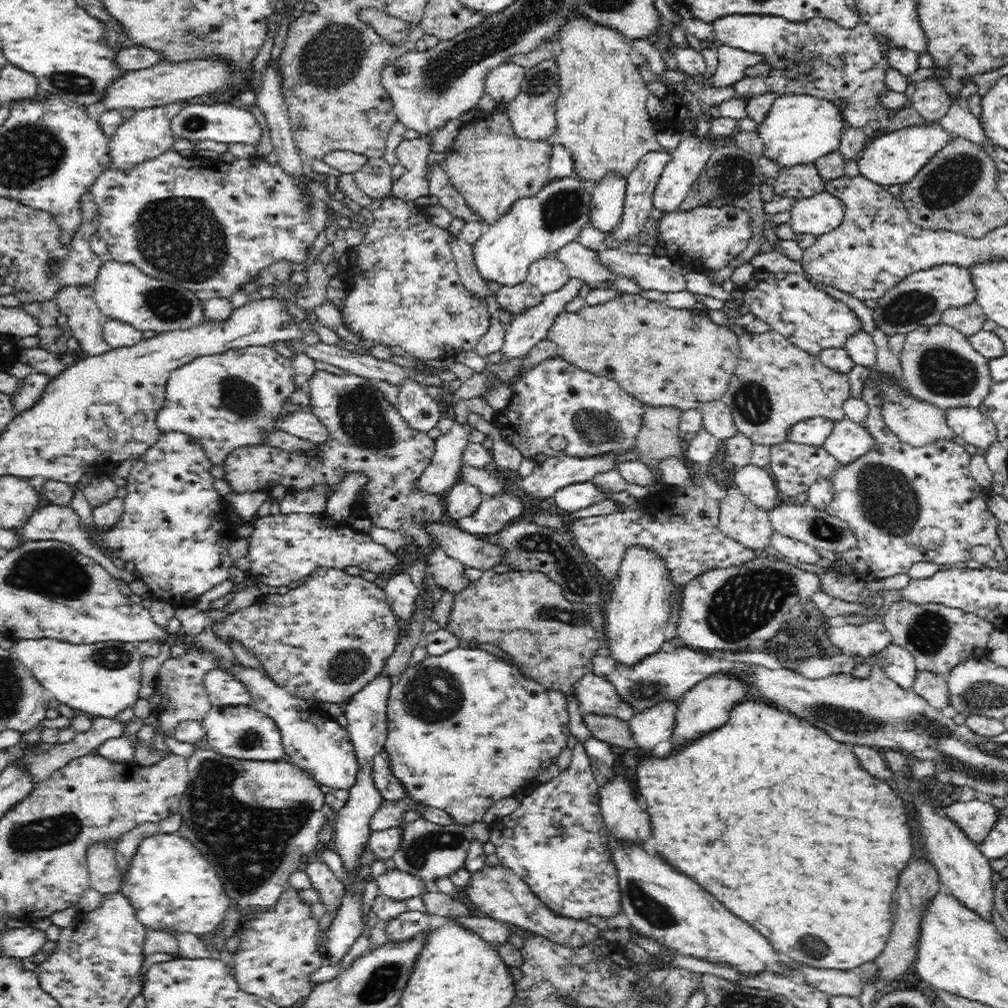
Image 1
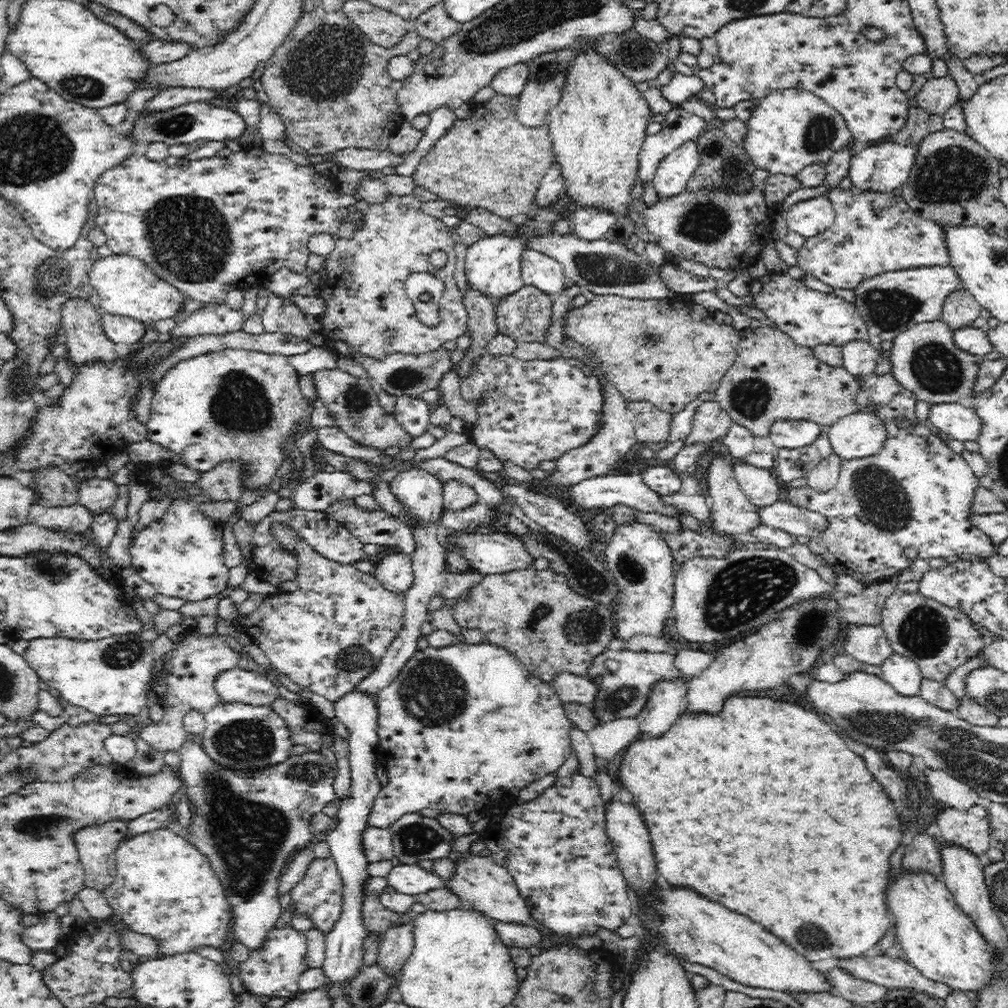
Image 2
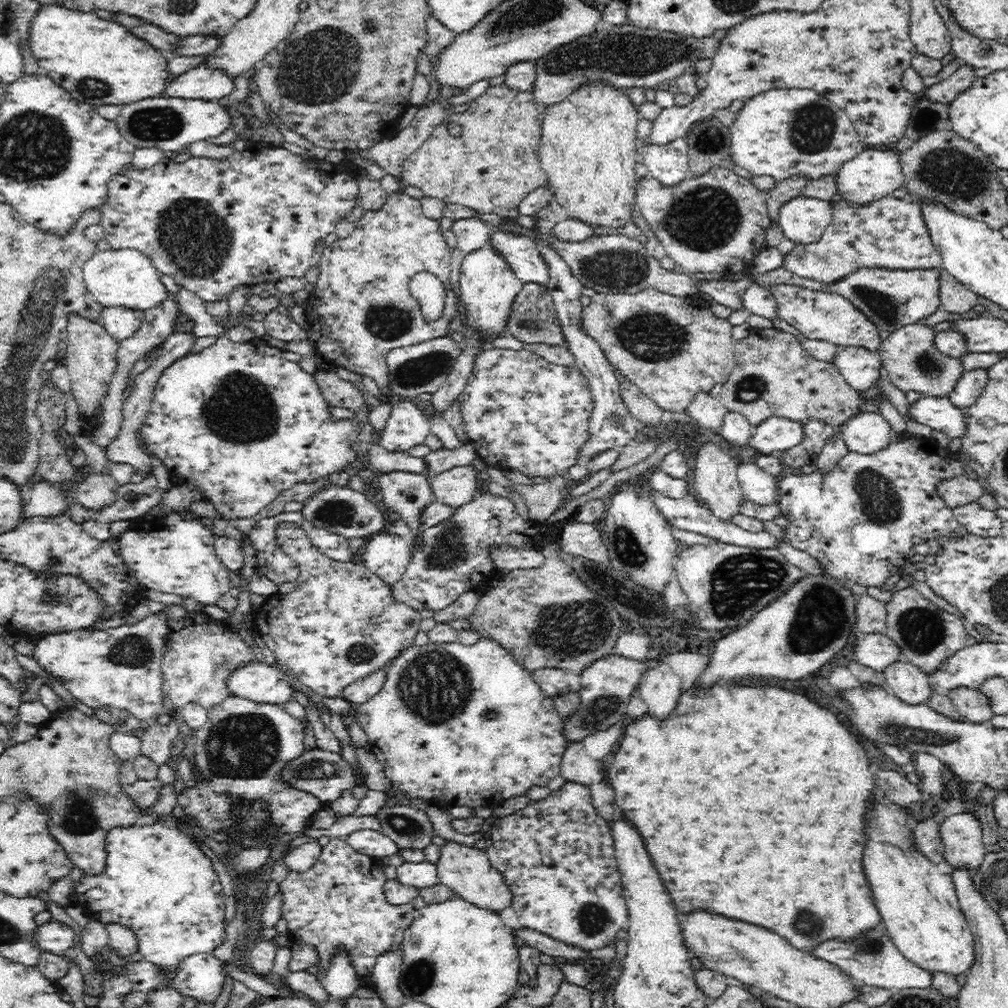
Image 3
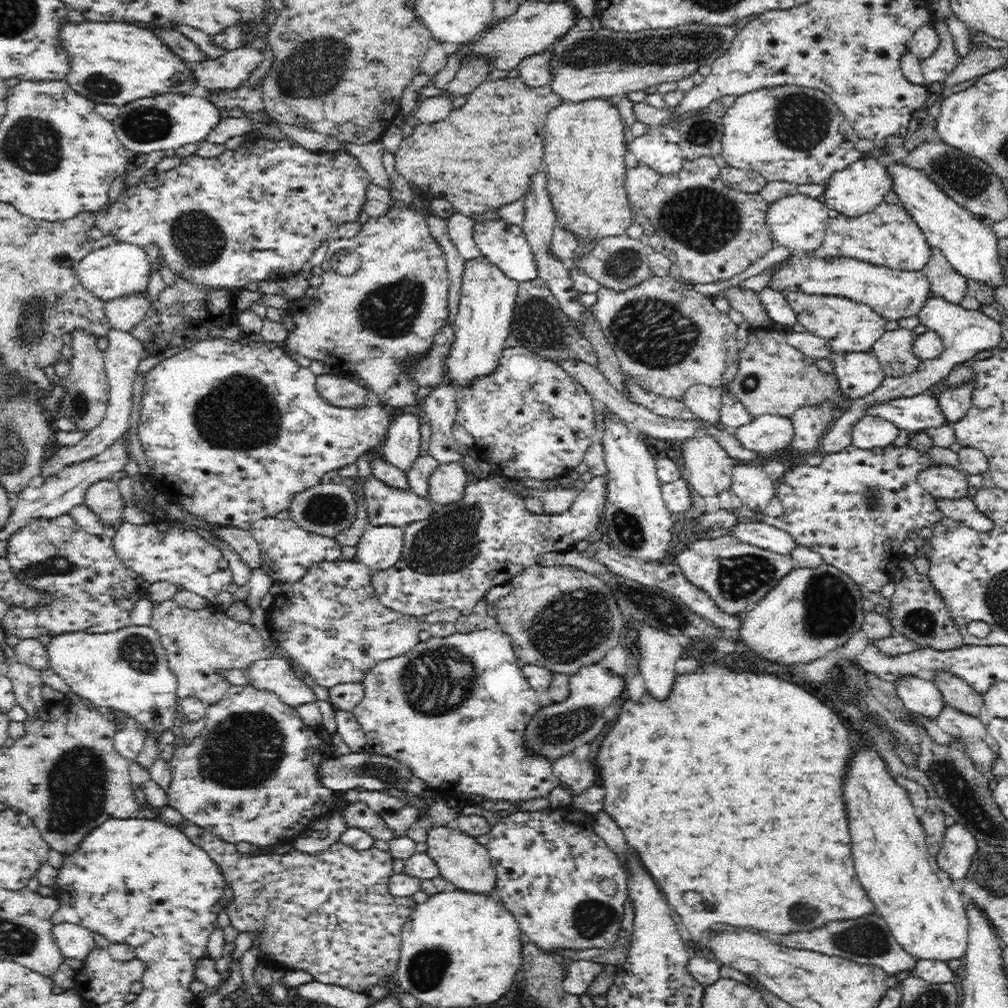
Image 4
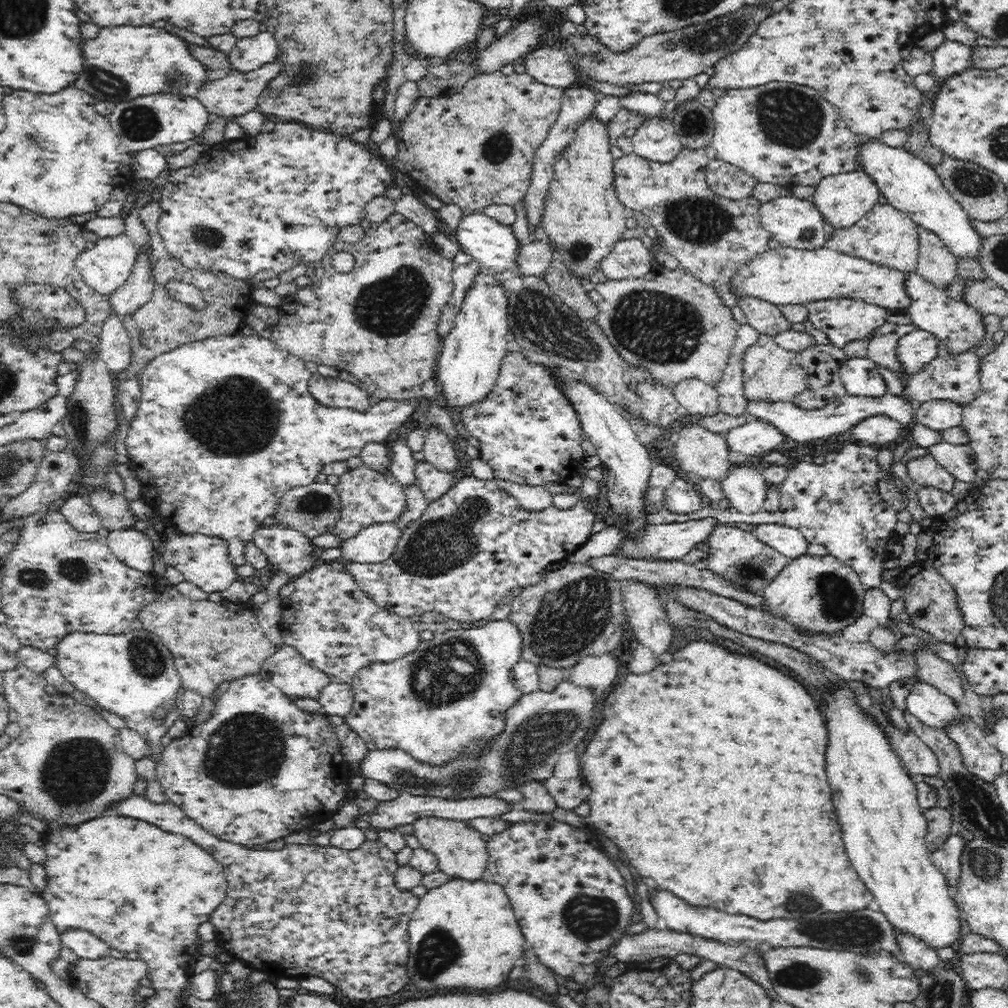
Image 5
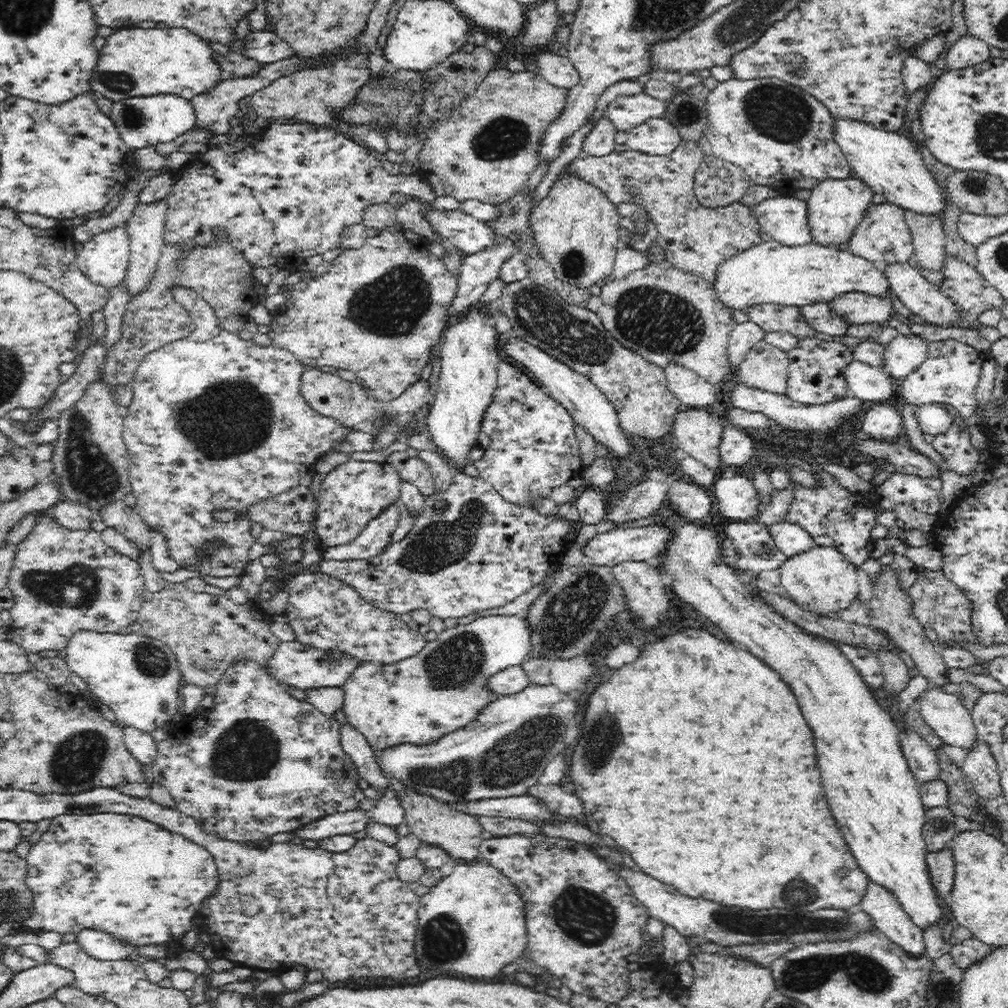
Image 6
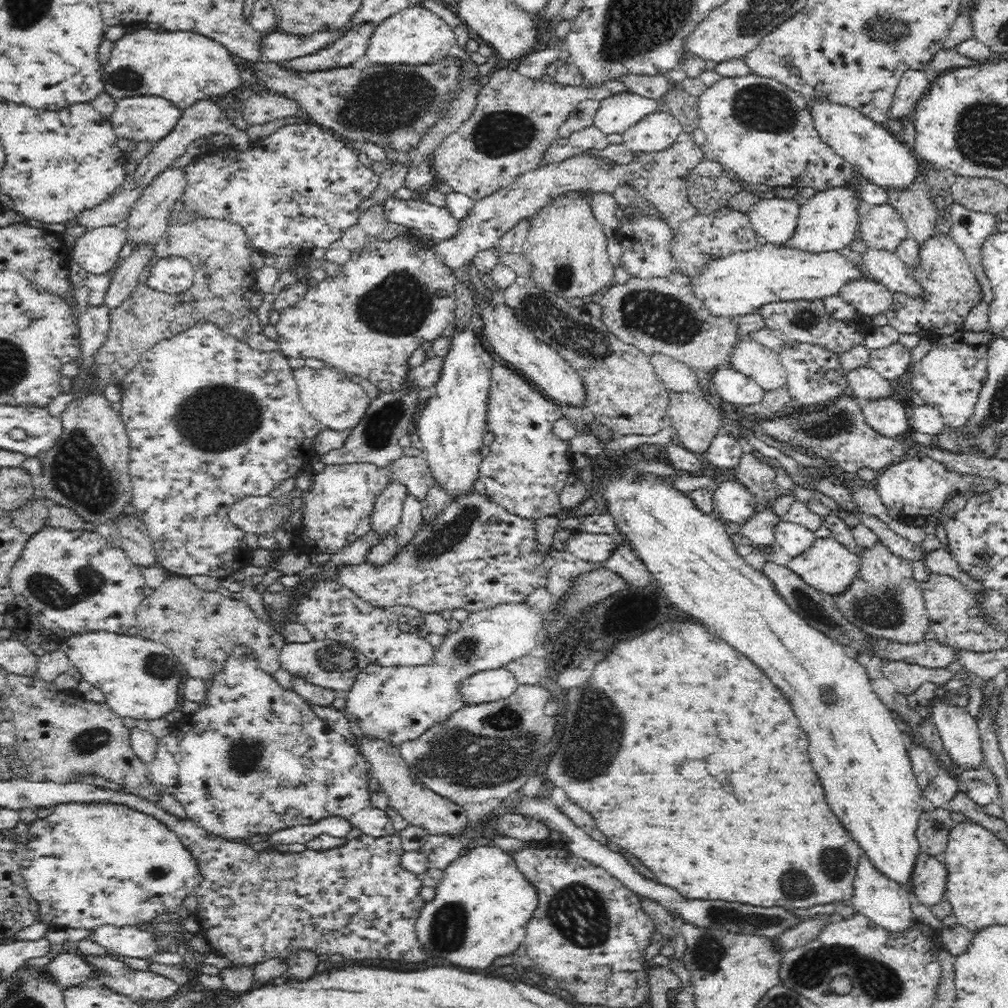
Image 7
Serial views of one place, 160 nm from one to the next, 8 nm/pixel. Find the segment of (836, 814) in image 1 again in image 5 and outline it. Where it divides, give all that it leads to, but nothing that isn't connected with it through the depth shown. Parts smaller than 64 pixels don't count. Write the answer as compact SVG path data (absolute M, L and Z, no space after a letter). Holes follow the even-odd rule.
M692 640L688 646L684 648L678 648L674 654L672 654L672 660L670 662L664 662L660 666L656 666L654 670L650 672L644 672L644 674L628 674L624 676L624 682L620 682L612 692L606 694L606 700L604 704L610 708L610 714L606 718L600 720L600 724L596 726L596 732L592 734L588 746L582 754L578 755L578 763L580 772L582 772L581 779L585 787L585 800L590 807L590 815L587 817L586 826L598 828L602 830L604 834L618 846L620 850L628 854L628 860L631 865L646 878L652 878L658 889L670 890L670 892L676 894L680 898L687 900L690 904L700 904L700 906L716 906L724 912L730 912L730 914L747 914L748 916L755 916L760 920L770 920L770 918L814 918L818 914L824 914L825 912L852 912L852 910L862 910L870 904L873 899L870 888L866 887L863 880L856 874L856 870L850 866L850 860L846 856L846 850L844 850L844 844L840 840L840 826L838 826L838 820L836 820L836 814L834 814L834 806L830 802L830 786L826 782L826 774L824 774L824 750L826 750L826 732L824 732L824 726L822 726L822 716L818 714L818 706L816 702L812 700L812 696L806 694L806 688L802 688L794 678L786 676L782 670L776 668L778 664L772 663L767 659L760 659L758 656L752 658L752 655L746 656L746 654L736 654L736 652L730 652L726 650L724 646L718 646L714 642L706 642L706 640Z

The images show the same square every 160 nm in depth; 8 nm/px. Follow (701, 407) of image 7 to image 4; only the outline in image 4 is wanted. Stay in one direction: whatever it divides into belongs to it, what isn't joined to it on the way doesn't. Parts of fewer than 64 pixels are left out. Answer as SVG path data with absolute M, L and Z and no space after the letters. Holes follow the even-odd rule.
M710 435L701 438L690 436L680 441L684 458L682 475L698 494L702 497L713 496L730 489L736 460L724 451L716 438Z

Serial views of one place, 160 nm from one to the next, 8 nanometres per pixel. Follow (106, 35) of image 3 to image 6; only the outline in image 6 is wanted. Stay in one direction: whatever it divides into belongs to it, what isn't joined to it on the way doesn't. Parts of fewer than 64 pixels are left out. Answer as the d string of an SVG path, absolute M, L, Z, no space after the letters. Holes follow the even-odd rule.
M127 28L130 30L111 34L108 44L98 52L98 68L91 81L95 95L118 101L167 94L190 101L224 80L219 54L210 47L210 41L195 32L178 28Z

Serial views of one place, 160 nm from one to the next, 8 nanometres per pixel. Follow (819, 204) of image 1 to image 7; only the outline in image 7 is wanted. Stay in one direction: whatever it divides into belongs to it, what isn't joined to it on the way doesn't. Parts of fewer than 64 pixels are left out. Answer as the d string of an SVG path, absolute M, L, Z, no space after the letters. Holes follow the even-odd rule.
M758 199L750 206L747 215L754 232L776 245L785 242L794 232L799 205L790 199Z

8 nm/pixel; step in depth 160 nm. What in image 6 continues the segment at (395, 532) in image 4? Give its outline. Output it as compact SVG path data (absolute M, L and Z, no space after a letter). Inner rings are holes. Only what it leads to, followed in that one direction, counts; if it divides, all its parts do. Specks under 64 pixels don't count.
M390 502L384 510L380 510L378 515L370 519L351 545L323 549L322 559L346 561L347 559L368 559L381 554L400 520L400 502Z

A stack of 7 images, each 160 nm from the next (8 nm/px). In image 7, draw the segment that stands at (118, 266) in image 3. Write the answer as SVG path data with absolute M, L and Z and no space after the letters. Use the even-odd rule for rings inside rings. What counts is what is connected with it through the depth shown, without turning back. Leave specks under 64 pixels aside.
M122 225L86 229L70 246L70 258L88 273L107 274L127 240L126 229Z

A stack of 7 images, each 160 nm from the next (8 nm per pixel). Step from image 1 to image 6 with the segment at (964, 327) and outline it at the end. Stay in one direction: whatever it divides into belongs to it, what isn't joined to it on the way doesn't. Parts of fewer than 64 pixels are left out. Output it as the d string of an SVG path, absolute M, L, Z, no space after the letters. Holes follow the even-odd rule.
M901 208L913 240L913 254L922 267L938 271L944 260L944 236L941 215L938 212L922 214L909 208Z

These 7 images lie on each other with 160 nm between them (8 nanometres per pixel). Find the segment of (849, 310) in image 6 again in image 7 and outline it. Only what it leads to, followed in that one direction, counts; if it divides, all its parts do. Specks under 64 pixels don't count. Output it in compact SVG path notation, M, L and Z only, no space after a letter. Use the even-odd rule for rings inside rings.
M866 275L848 279L840 288L839 296L854 305L863 317L872 317L888 310L893 292L880 282L868 280Z

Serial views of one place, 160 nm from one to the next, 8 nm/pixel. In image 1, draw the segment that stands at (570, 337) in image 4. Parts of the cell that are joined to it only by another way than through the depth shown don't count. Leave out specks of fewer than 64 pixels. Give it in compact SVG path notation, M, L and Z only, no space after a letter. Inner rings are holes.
M524 281L514 288L500 288L493 298L498 304L499 310L506 310L508 316L518 318L526 310L537 306L544 300L544 295L540 293L533 285Z

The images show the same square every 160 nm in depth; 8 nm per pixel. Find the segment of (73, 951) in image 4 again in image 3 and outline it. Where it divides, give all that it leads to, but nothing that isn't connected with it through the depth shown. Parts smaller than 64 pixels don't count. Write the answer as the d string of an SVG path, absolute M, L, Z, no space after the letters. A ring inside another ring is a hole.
M54 920L40 925L38 936L40 946L46 952L63 957L78 944L76 932L70 926Z

